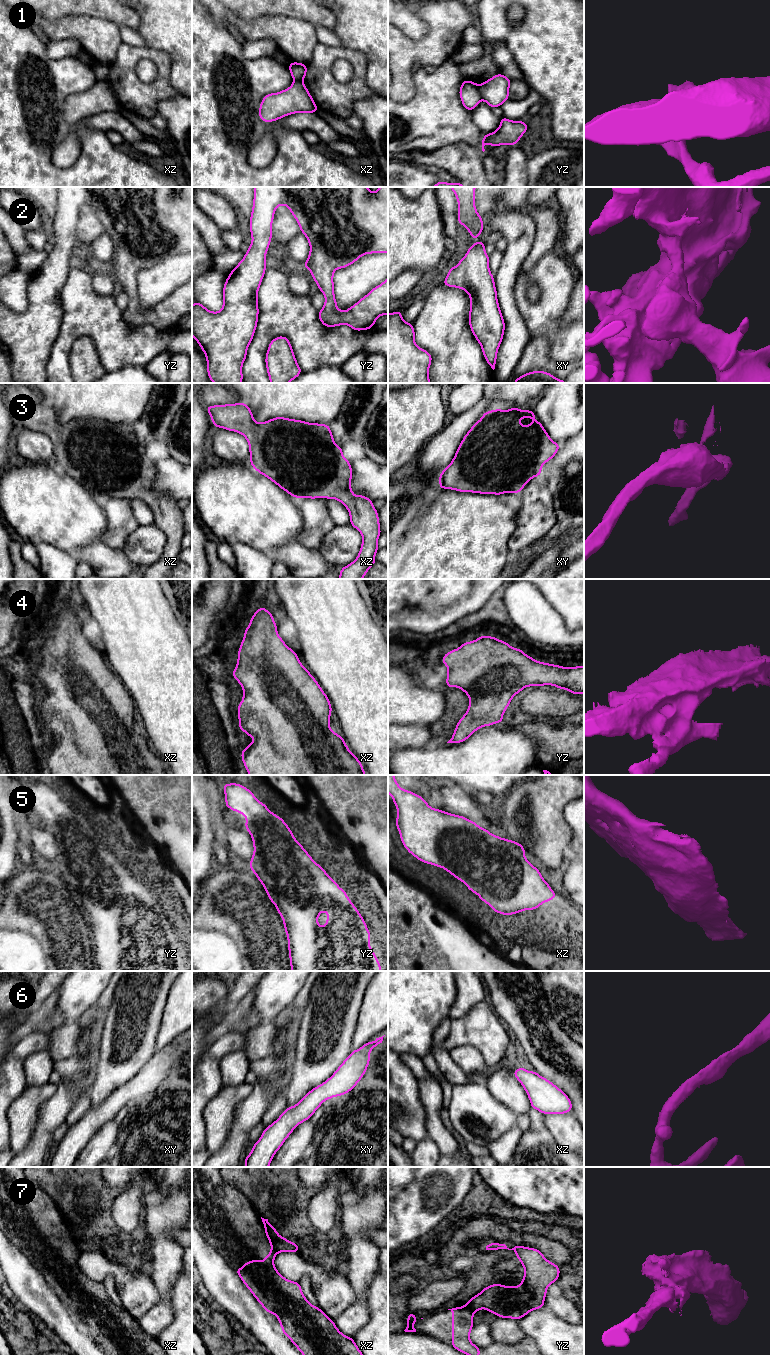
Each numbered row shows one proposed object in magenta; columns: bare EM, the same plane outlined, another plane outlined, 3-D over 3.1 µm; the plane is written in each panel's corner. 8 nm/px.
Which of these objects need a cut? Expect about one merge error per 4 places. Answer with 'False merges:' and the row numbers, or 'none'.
False merges: 1, 7

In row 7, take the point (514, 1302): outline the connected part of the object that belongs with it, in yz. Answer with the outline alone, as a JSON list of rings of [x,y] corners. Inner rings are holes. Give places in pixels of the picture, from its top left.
[[[493,1242],[484,1251],[513,1250],[525,1269],[519,1286],[505,1286],[500,1283],[485,1287],[473,1296],[464,1306],[473,1312],[480,1309],[494,1313],[497,1317],[520,1320],[529,1312],[544,1308],[547,1288],[556,1282],[560,1275],[558,1265],[548,1261],[536,1248],[514,1245],[509,1249],[505,1244]]]

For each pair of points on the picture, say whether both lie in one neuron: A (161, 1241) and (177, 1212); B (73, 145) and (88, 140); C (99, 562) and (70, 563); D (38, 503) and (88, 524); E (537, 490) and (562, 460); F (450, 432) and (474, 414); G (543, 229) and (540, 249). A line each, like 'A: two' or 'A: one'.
A: one
B: two
C: two
D: one
E: two
F: one
G: one

